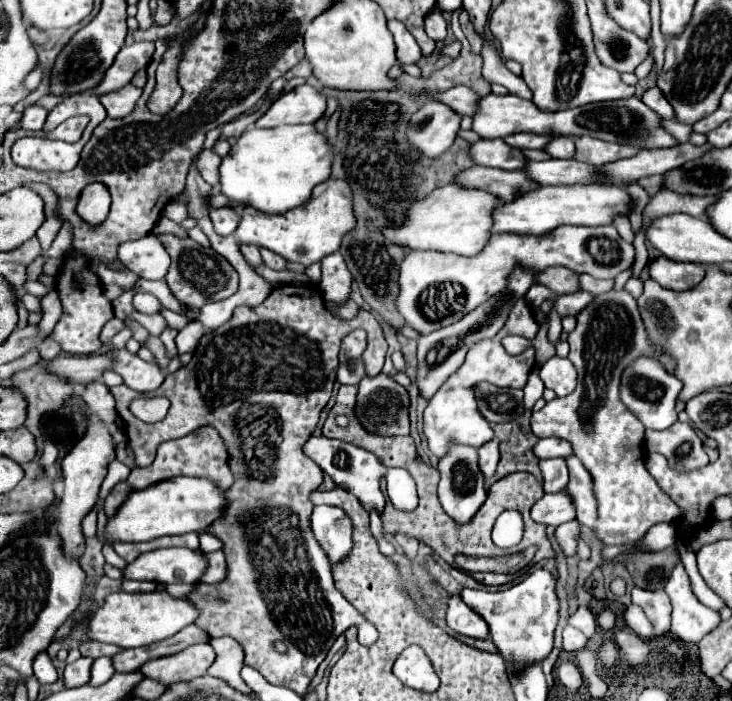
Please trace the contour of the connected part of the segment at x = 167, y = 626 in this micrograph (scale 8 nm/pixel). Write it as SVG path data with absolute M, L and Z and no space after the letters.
M167 590L143 592L143 594L127 594L117 592L105 598L105 604L95 610L95 614L87 620L87 632L91 640L117 644L121 648L139 648L155 644L157 640L171 638L181 628L193 624L199 618L199 610L187 598L173 598Z

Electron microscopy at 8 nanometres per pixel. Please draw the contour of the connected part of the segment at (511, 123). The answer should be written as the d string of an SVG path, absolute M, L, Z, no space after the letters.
M483 96L479 100L479 110L473 116L473 130L483 138L505 138L515 132L555 132L555 136L591 136L605 142L619 142L619 144L635 144L641 150L655 150L655 148L671 148L677 140L659 128L661 116L657 116L651 108L647 108L637 96L625 100L611 100L611 102L595 102L585 104L571 110L547 112L537 108L531 100L523 100L519 96Z

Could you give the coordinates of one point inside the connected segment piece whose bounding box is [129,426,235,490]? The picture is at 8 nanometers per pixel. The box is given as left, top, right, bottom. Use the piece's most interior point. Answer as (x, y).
(202, 453)

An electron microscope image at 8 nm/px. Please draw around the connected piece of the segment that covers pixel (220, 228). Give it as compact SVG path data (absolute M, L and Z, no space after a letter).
M215 208L209 212L209 218L215 226L215 232L221 236L229 236L235 232L235 228L239 226L239 212L235 208Z

